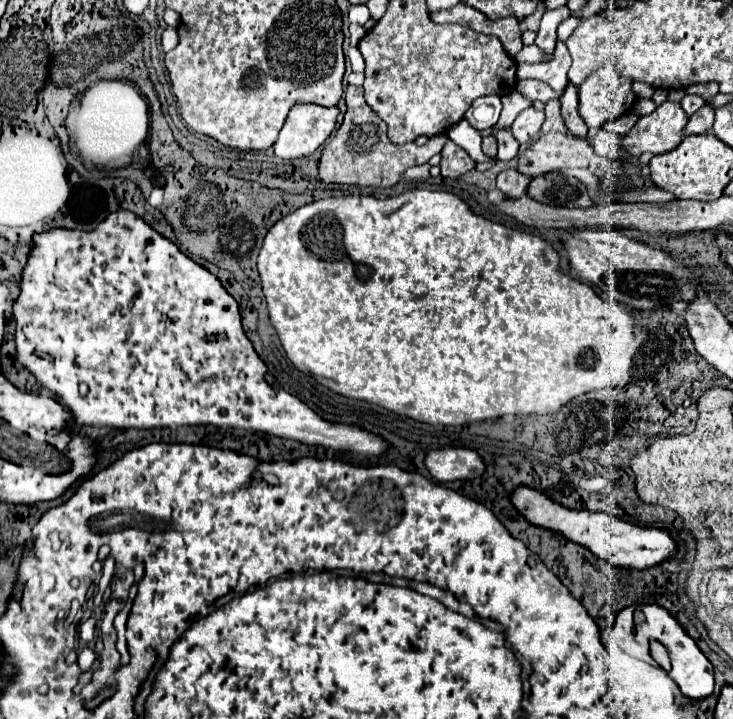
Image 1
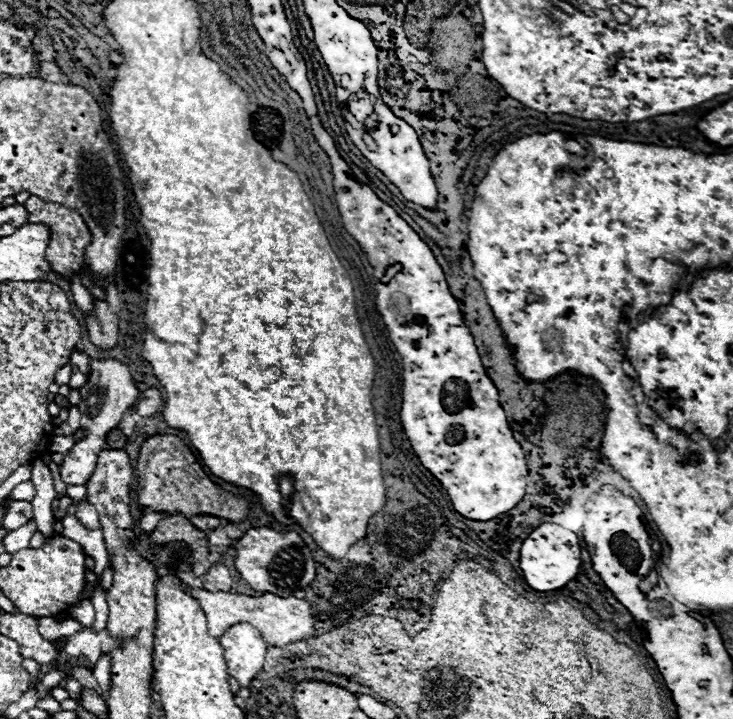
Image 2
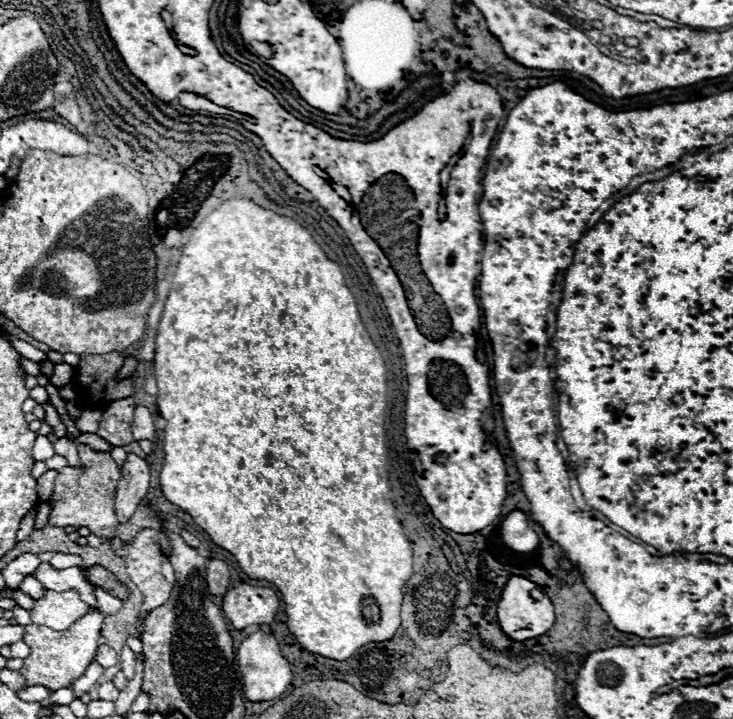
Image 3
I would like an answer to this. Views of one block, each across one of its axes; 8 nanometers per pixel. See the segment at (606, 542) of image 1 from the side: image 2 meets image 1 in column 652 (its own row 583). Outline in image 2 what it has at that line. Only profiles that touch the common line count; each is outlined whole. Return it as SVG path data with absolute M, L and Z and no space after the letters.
M552 522L540 524L538 528L534 528L530 532L530 536L522 544L520 568L524 572L528 586L532 586L538 592L550 592L550 590L562 588L578 574L578 568L580 568L580 540L578 540L578 536L558 524L552 524Z

